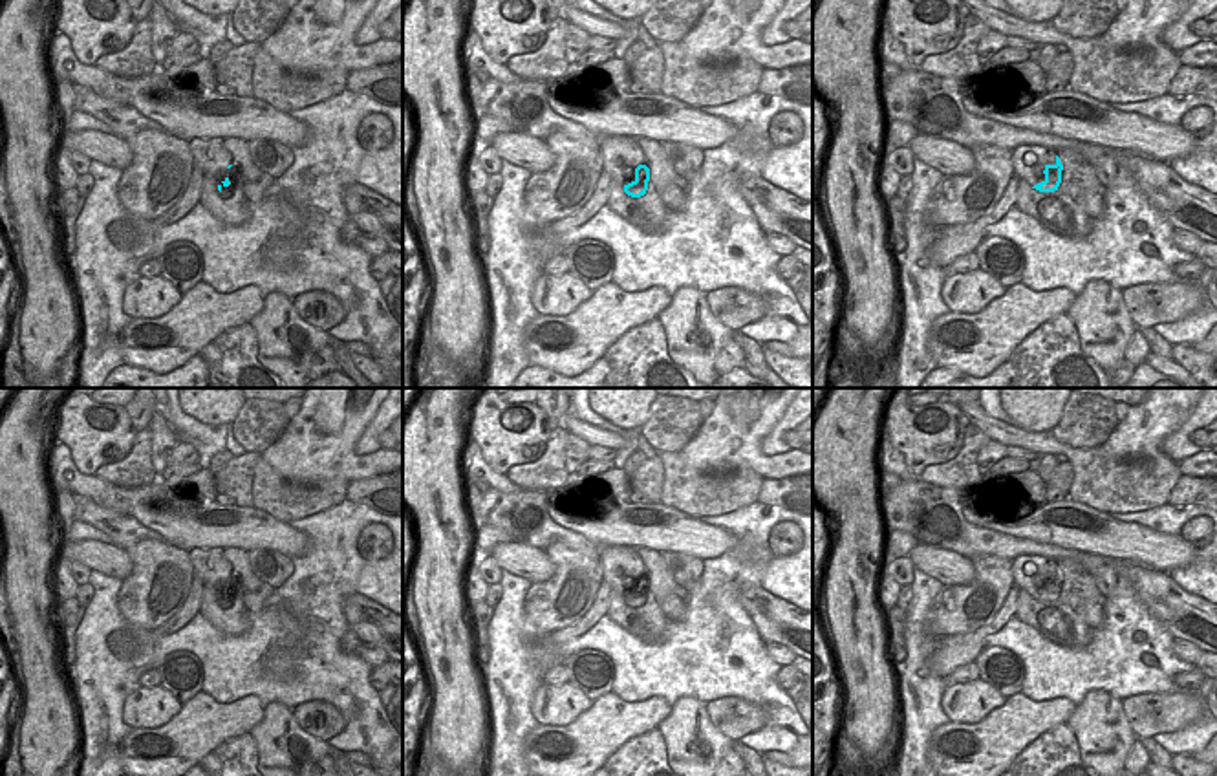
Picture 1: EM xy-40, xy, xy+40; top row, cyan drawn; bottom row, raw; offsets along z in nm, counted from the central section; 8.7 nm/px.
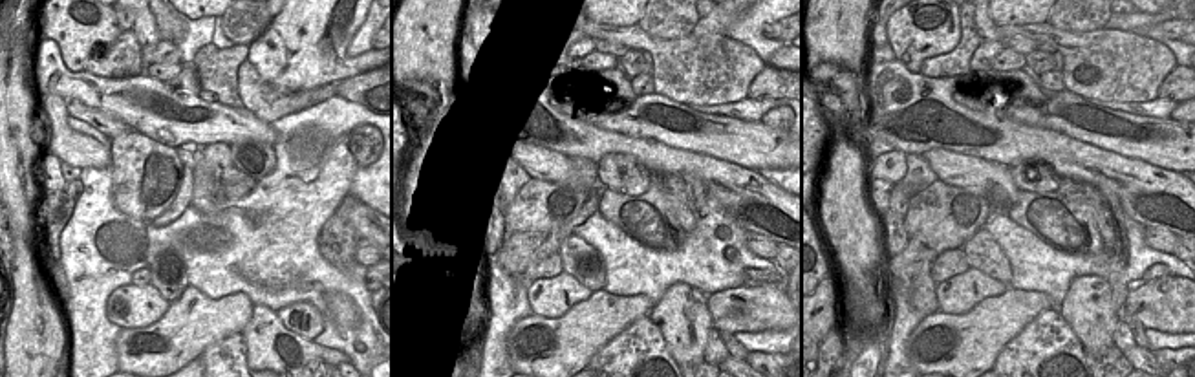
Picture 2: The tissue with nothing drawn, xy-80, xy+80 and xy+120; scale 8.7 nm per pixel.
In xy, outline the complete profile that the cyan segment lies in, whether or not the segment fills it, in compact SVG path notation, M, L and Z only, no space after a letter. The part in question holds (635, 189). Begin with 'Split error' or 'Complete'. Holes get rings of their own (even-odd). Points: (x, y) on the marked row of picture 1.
Split error. M602 137L600 156L602 168L611 179L624 183L624 192L641 198L648 190L650 168L646 157L637 145L639 137Z

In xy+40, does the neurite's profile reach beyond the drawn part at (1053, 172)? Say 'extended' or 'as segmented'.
extended

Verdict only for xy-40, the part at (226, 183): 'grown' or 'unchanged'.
grown

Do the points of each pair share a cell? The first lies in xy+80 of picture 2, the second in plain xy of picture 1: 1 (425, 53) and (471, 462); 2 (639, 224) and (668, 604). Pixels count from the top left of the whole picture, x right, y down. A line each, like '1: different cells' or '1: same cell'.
1: different cells
2: same cell

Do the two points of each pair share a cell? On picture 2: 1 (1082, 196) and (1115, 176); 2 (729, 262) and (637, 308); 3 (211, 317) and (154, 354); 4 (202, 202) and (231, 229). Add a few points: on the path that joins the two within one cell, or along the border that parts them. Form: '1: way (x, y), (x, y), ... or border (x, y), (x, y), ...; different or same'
1: border (1062, 176), (1087, 182), (1100, 193); different
2: border (610, 293), (645, 295), (654, 304); different
3: way (196, 321), (169, 344); same
4: border (227, 200), (213, 215), (191, 205); different

